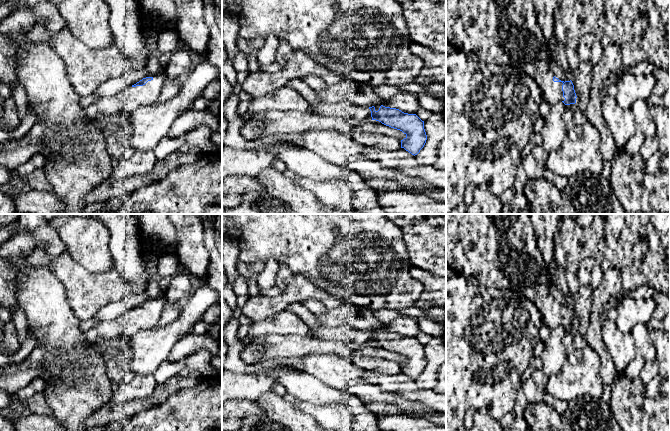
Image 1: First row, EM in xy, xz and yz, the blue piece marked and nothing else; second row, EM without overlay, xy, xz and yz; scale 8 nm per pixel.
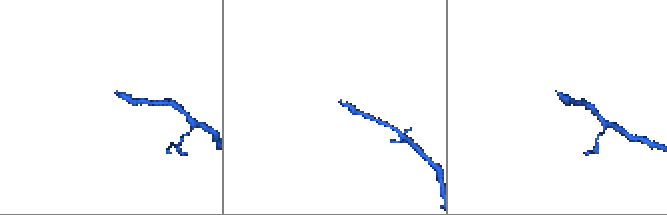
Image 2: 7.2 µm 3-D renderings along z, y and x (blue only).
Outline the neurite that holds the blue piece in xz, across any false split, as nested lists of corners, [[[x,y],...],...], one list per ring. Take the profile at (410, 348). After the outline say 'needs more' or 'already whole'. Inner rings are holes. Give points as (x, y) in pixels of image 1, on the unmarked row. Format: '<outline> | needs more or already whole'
[[[345,302],[336,309],[327,309],[322,315],[316,316],[316,321],[322,323],[324,327],[350,325],[368,331],[371,335],[372,344],[400,354],[406,359],[401,364],[401,372],[414,380],[420,376],[426,367],[427,359],[424,345],[416,338],[408,338],[396,332],[383,330],[381,328],[382,323],[368,308]]] | needs more

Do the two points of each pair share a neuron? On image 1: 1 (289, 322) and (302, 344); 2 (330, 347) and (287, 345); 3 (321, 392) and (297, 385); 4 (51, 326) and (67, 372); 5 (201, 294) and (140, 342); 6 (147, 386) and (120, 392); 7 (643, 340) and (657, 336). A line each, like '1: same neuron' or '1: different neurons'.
1: different neurons
2: same neuron
3: same neuron
4: same neuron
5: same neuron
6: same neuron
7: different neurons

